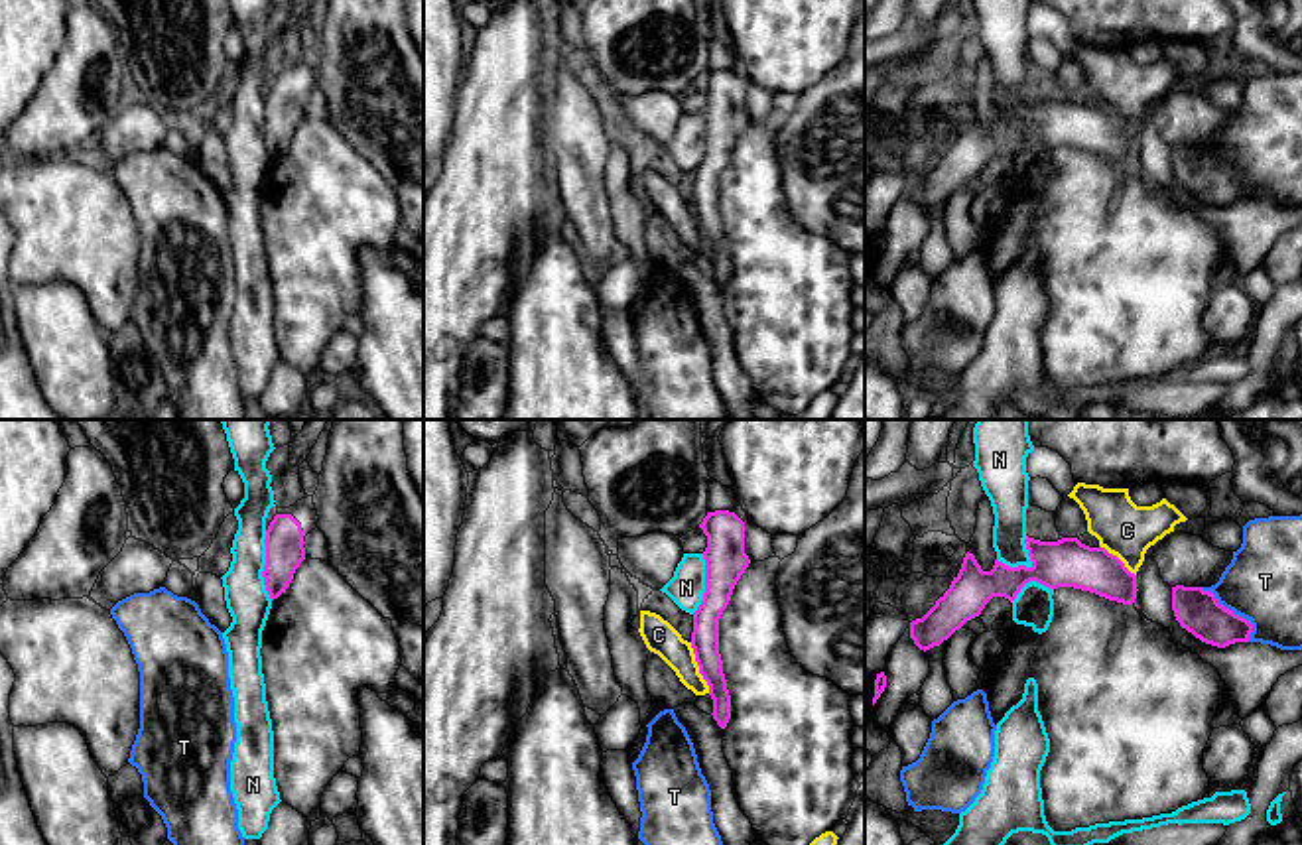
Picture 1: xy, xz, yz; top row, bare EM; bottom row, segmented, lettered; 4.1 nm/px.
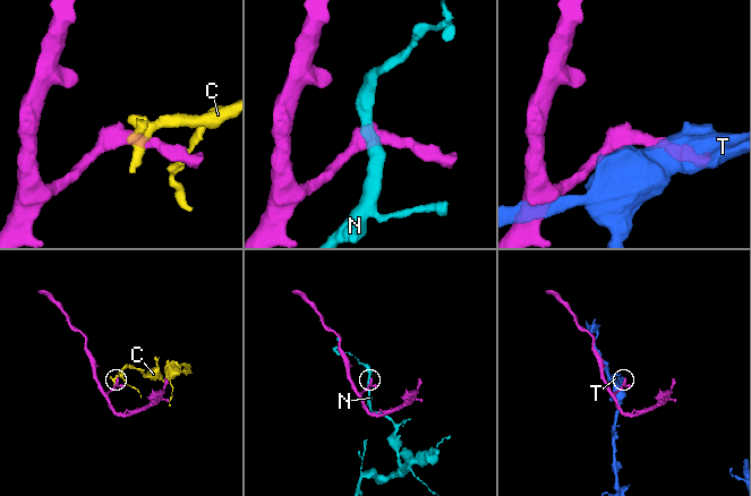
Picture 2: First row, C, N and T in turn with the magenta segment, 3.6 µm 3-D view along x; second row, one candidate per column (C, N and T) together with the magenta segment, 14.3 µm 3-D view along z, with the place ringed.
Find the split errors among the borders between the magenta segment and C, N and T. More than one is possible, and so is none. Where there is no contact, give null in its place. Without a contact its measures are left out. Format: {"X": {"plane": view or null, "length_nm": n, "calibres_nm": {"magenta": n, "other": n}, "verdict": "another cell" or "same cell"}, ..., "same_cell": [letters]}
{"C": {"plane": "xz", "length_nm": 220, "calibres_nm": {"magenta": 110, "other": 140}, "verdict": "another cell"}, "N": {"plane": "xy", "length_nm": 280, "calibres_nm": {"magenta": 160, "other": 180}, "verdict": "another cell"}, "T": {"plane": "yz", "length_nm": 300, "calibres_nm": {"magenta": 180, "other": 320}, "verdict": "another cell"}, "same_cell": []}

